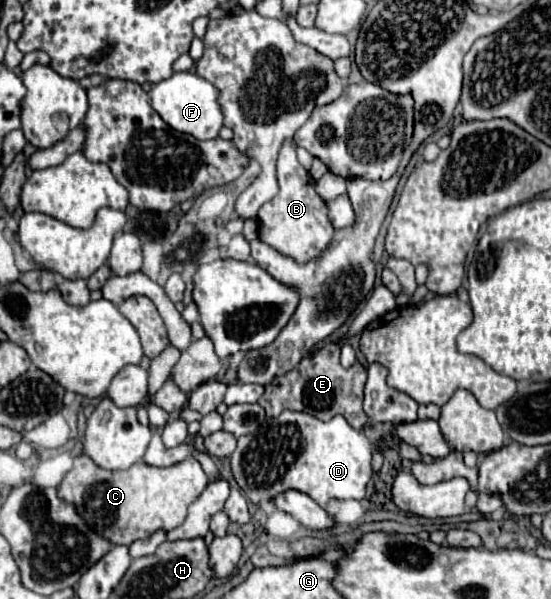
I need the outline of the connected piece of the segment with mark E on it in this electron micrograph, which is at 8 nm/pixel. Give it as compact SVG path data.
M328 343L316 353L304 357L292 371L276 377L270 385L266 385L266 391L258 403L266 409L268 417L276 417L284 409L304 411L322 421L328 421L334 415L344 415L354 429L362 429L364 423L368 421L366 413L362 411L364 381L366 381L366 369L358 361L352 367L344 369L340 365L340 345Z

